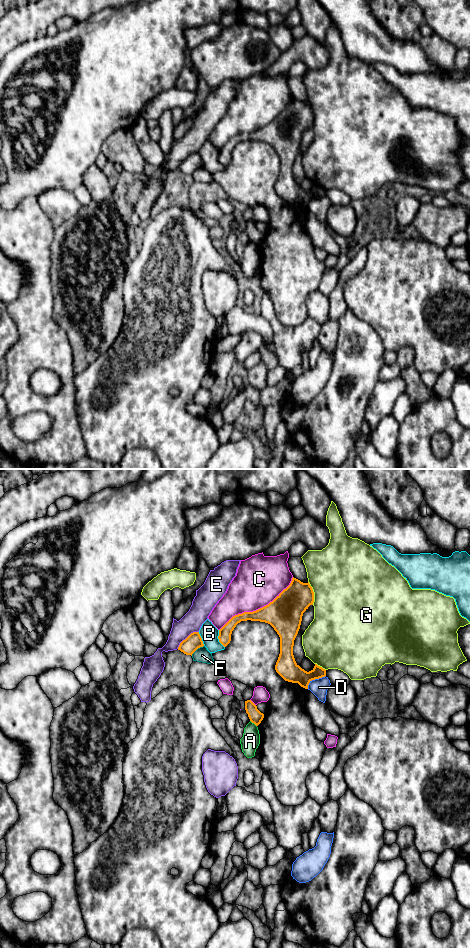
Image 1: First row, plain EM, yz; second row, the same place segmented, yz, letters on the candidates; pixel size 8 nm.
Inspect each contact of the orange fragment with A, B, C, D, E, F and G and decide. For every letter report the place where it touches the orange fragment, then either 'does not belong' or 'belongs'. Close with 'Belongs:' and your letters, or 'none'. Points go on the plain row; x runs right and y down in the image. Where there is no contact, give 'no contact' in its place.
A: meets orange in yz at (253, 242); does not belong
B: meets orange in yz at (218, 158); does not belong
C: meets orange in yz at (258, 129); does not belong
D: meets orange in yz at (314, 199); does not belong
E: meets orange in yz at (187, 157); does not belong
F: meets orange in yz at (197, 168); does not belong
G: meets orange in yz at (313, 113); does not belong
Belongs: none

